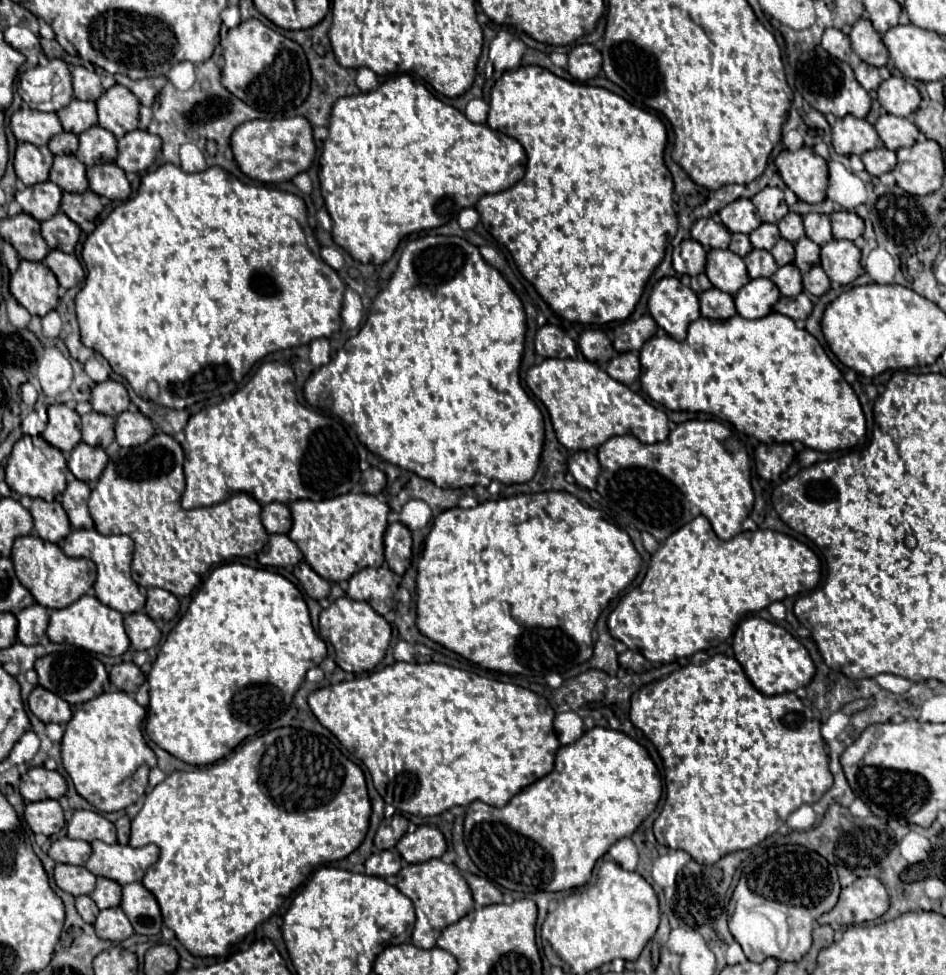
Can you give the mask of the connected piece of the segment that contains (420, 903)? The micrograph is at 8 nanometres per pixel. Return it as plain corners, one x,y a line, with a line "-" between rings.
430,859
416,865
404,865
400,873
396,875
398,883
396,887
410,897
410,901
416,907
416,925
412,933
412,943
422,949
436,947
436,941
440,933
450,925
462,919
468,911
474,909
474,899
470,893
470,887
456,865
444,863
442,859

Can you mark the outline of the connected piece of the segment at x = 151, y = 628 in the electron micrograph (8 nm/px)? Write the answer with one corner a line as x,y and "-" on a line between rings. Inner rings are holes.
144,611
124,615
124,627
132,641
132,647
138,651
150,649
158,645
160,641
160,629
154,625
154,621

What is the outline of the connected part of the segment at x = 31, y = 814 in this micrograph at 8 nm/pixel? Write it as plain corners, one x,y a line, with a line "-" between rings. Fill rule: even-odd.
44,799
38,803
26,803
24,819
34,833
54,835
64,827
64,809
56,799

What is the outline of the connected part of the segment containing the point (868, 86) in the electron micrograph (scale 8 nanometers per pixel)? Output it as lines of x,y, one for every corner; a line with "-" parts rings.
860,63
856,69
854,69
854,73
856,73
856,79
858,79
858,83
866,89
866,91
872,91
872,89
878,89
878,85
880,85
880,75
878,75
878,69
876,67
870,67
868,63

